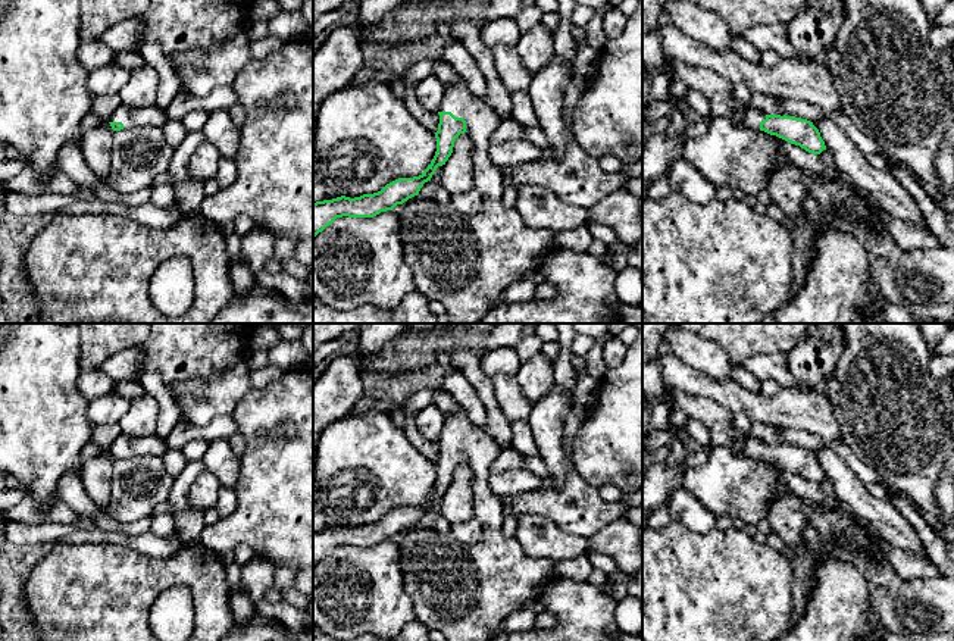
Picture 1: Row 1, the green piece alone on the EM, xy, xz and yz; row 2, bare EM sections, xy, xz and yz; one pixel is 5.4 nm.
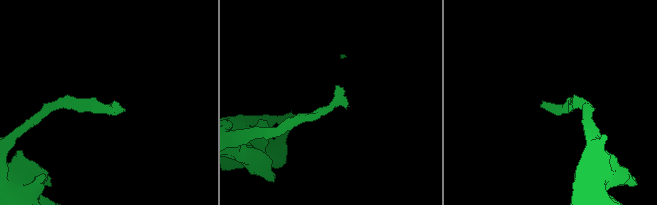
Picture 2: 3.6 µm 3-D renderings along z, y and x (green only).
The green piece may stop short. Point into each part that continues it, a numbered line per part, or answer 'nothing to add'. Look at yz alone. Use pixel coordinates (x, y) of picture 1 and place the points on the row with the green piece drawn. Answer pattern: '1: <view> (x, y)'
1: yz (719, 91)

